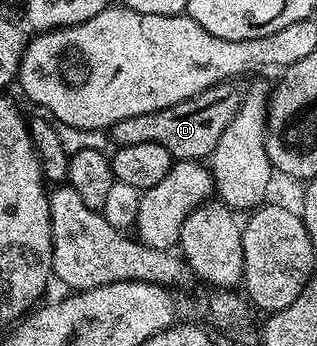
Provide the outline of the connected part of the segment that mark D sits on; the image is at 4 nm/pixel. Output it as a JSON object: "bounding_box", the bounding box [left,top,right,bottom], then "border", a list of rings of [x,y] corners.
{"bounding_box":[111,81,243,162],"border":[[[225,81],[183,103],[175,103],[166,109],[143,115],[131,115],[131,119],[119,119],[119,123],[111,127],[114,146],[159,143],[159,147],[167,147],[169,154],[176,160],[204,162],[213,156],[223,131],[227,131],[231,119],[235,119],[239,111],[243,93],[235,86],[233,81]]]}

